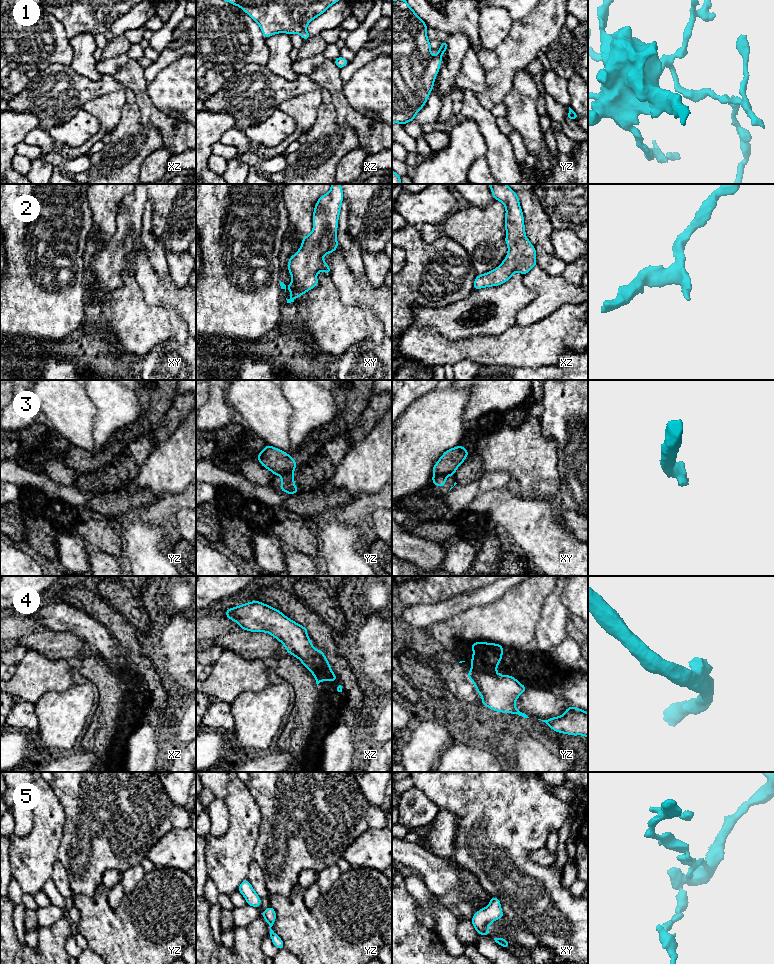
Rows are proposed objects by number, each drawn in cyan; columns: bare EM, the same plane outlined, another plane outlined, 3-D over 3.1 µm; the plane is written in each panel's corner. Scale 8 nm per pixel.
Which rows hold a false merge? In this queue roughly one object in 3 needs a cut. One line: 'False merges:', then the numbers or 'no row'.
False merges: 3, 4

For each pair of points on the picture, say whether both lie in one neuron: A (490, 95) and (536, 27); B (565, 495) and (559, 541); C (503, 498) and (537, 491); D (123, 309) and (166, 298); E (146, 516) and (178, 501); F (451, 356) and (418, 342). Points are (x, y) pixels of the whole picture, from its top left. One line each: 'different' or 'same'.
A: same
B: different
C: different
D: different
E: same
F: same

